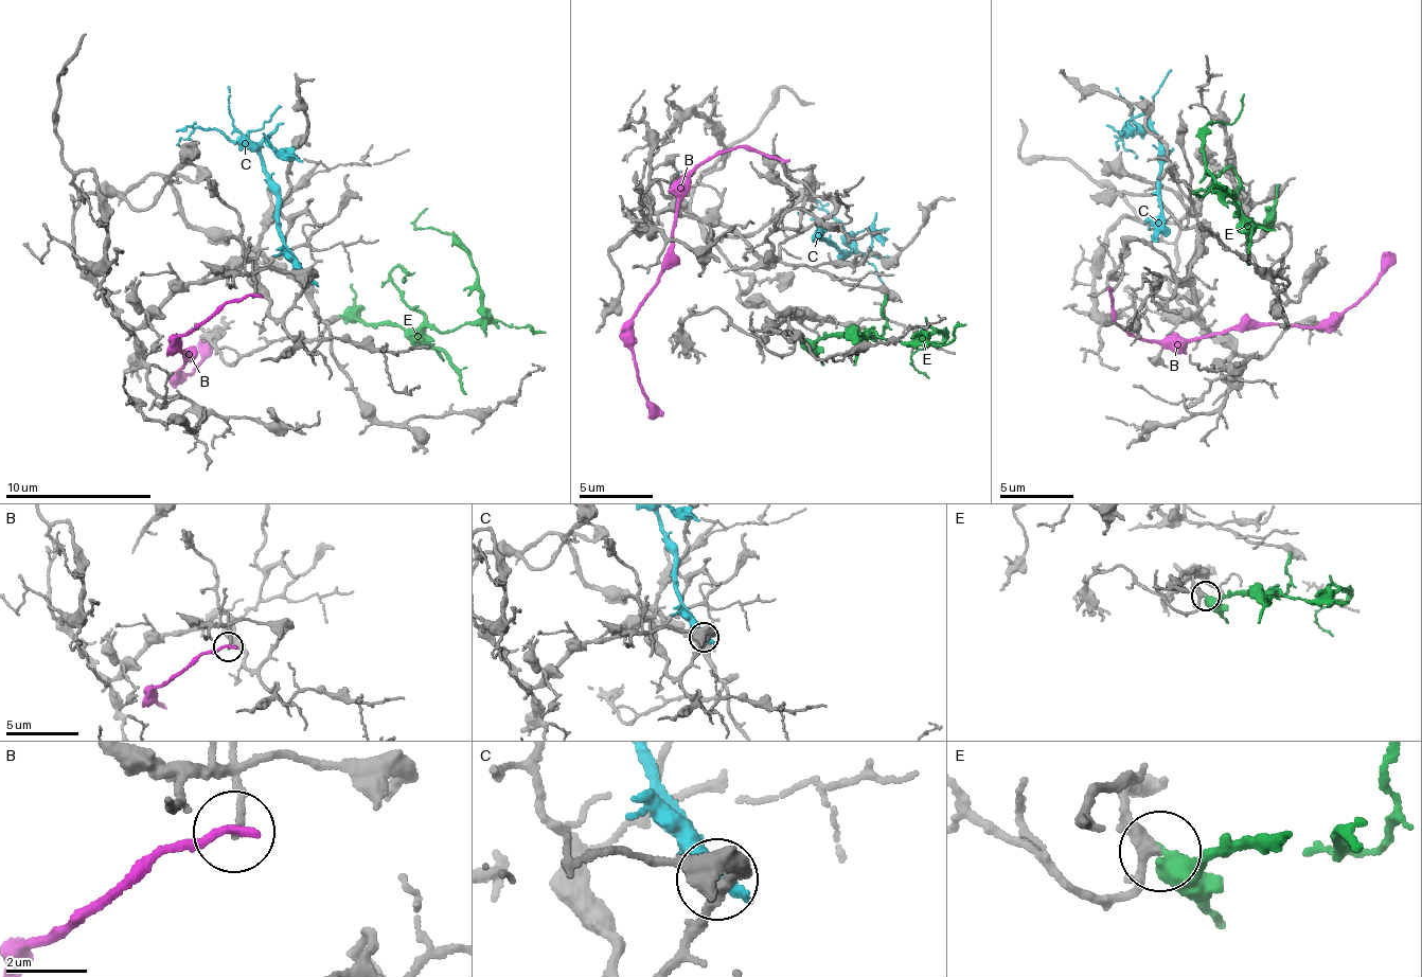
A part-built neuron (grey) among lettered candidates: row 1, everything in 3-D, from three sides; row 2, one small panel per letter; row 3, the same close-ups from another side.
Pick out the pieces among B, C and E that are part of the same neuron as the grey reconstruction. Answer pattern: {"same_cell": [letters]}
{"same_cell": ["E"]}

